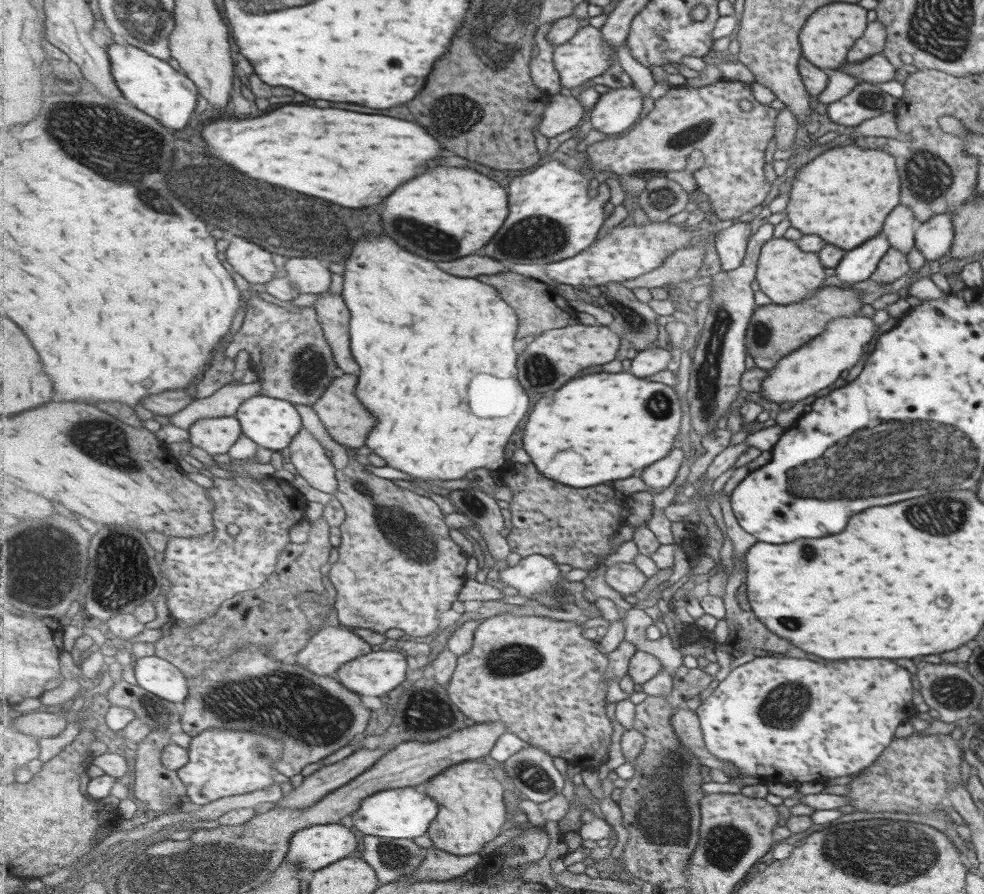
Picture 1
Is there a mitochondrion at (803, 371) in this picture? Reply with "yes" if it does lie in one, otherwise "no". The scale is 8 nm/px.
no

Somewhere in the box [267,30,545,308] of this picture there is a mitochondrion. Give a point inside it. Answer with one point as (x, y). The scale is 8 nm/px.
(463, 114)

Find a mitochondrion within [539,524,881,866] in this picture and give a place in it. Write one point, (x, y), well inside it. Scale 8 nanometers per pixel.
(658, 809)

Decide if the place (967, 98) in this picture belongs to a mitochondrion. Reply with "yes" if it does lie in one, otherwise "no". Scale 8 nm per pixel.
no

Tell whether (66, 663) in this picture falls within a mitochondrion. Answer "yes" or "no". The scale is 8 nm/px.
no

